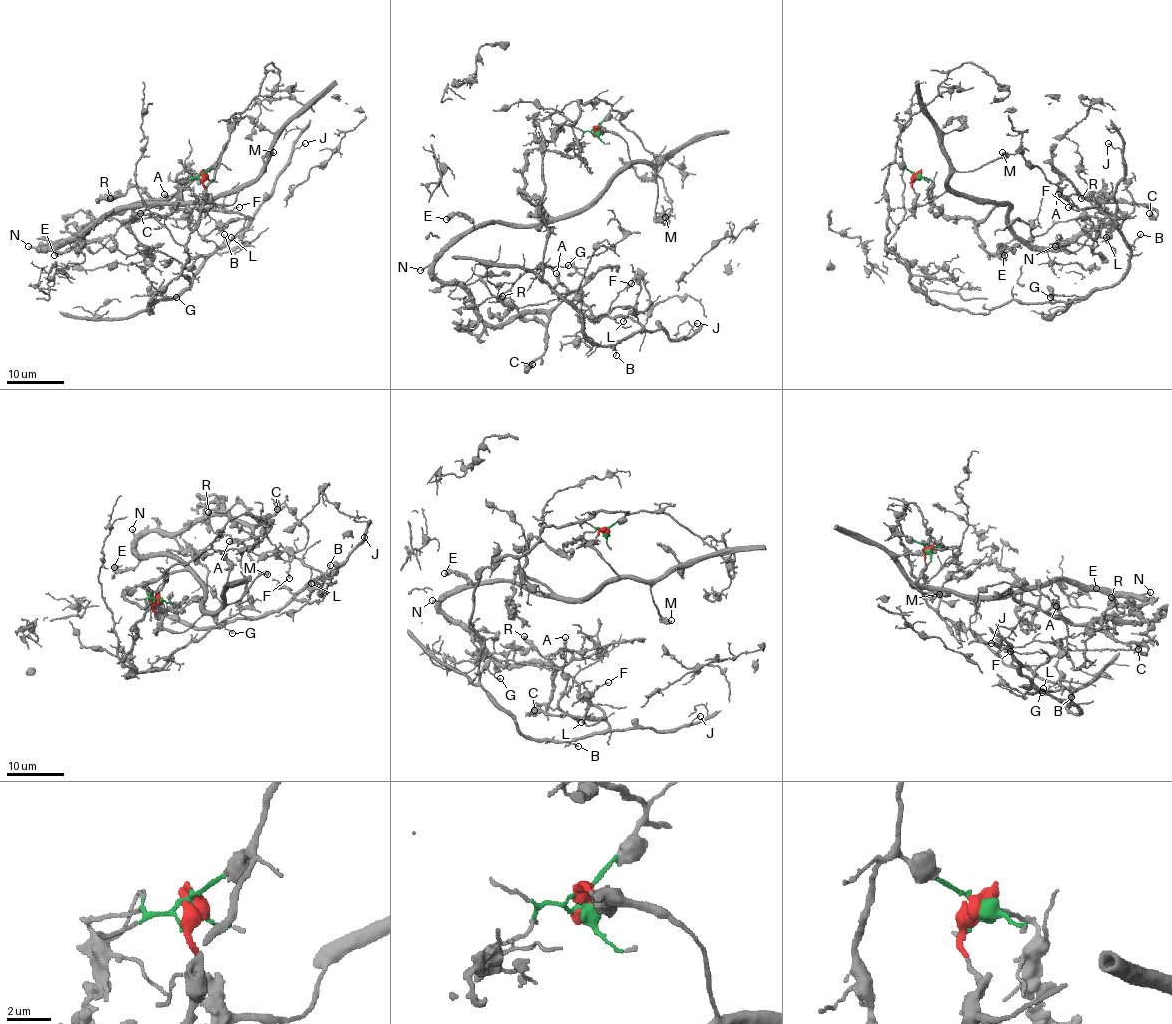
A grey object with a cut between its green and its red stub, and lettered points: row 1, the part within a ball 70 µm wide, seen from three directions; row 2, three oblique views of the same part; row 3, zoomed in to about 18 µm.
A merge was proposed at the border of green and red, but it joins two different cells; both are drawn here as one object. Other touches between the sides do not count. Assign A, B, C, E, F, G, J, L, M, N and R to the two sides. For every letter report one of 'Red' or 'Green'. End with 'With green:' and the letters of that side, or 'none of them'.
A: Red
B: Green
C: Red
E: Red
F: Green
G: Green
J: Green
L: Green
M: Red
N: Red
R: Red
With green: B, F, G, J, L

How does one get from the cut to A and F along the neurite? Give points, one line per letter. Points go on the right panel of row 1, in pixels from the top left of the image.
A: (917, 174), (917, 204), (947, 191), (1006, 203), (1018, 237), (1037, 247), (1110, 218), (1057, 194)
F: (917, 175), (889, 167), (886, 247), (954, 309), (1112, 287), (1130, 248), (1099, 208), (1069, 207)

